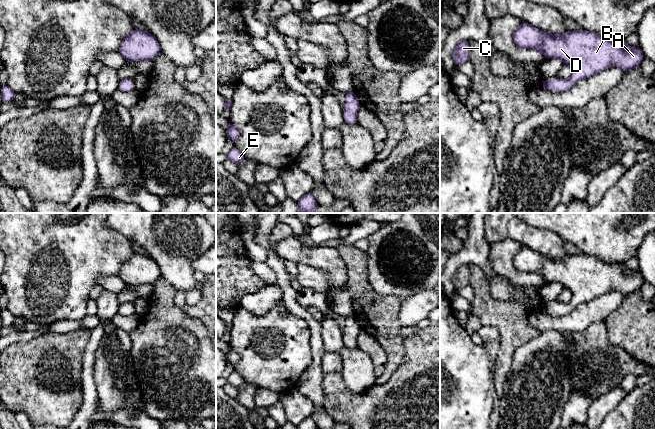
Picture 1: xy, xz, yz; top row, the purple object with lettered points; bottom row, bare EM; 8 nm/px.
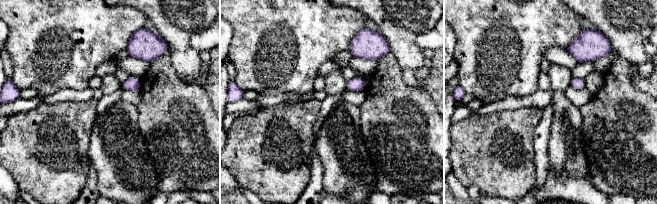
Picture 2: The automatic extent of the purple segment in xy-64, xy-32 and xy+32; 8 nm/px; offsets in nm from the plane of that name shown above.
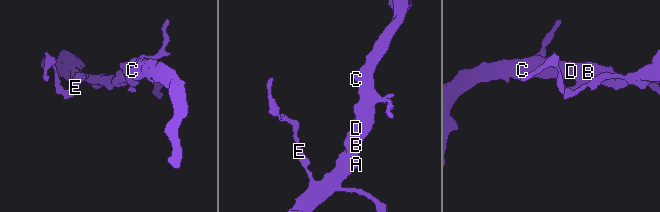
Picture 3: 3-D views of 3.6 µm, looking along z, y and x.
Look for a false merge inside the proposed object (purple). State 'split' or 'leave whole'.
leave whole

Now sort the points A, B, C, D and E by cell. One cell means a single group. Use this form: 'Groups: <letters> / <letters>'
Groups: A B C D E

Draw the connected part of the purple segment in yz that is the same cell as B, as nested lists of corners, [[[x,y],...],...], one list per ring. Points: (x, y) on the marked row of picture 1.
[[[523,22],[515,30],[512,39],[518,48],[538,50],[546,59],[560,59],[571,67],[569,79],[542,82],[541,87],[552,92],[568,90],[576,82],[612,66],[627,73],[641,65],[644,57],[638,46],[628,46],[625,39],[605,38],[583,29],[549,34]]]

